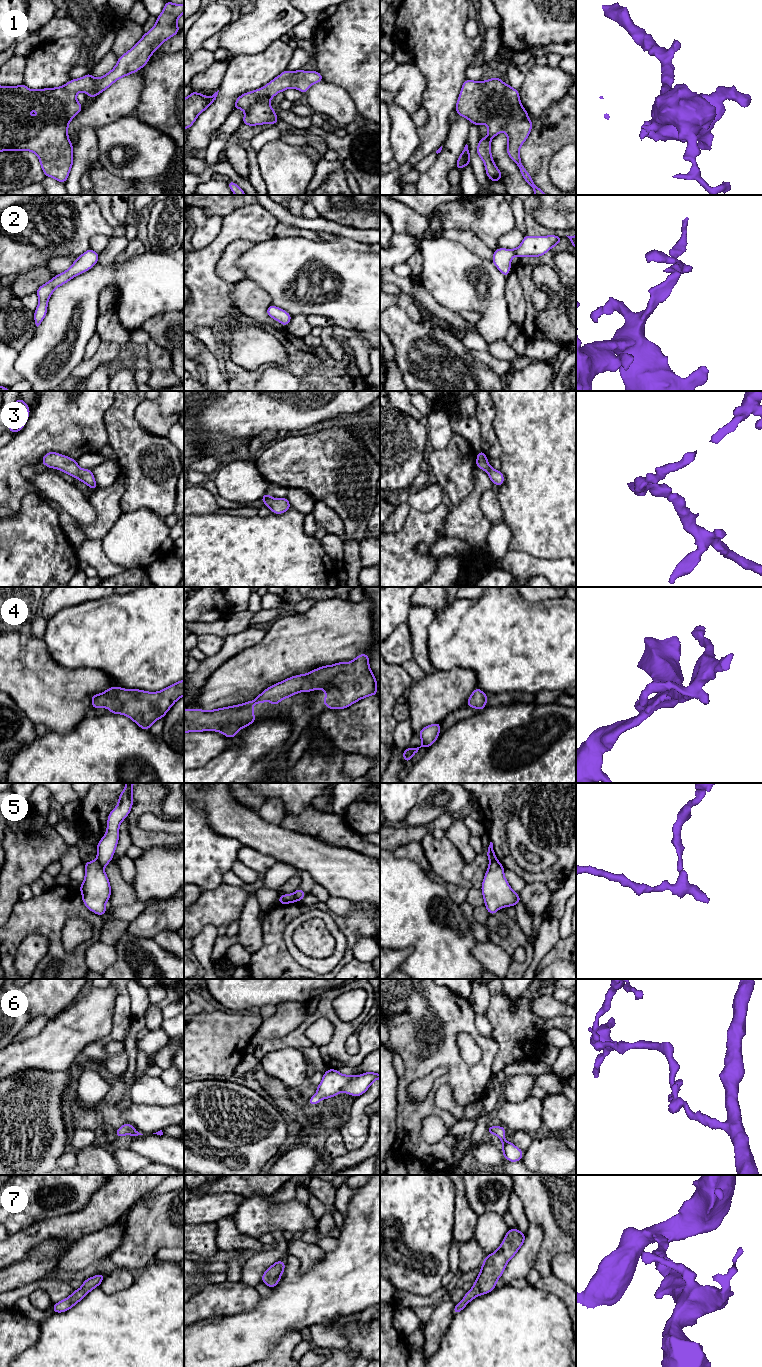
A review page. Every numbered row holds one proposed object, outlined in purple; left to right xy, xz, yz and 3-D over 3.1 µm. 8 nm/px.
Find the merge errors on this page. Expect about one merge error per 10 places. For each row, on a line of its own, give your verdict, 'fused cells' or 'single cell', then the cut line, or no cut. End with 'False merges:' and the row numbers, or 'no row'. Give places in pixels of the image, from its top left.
1: single cell | no cut
2: single cell | no cut
3: single cell | no cut
4: single cell | no cut
5: fused cells | xz (293, 893), (299, 900)
6: single cell | no cut
7: single cell | no cut
False merges: 5

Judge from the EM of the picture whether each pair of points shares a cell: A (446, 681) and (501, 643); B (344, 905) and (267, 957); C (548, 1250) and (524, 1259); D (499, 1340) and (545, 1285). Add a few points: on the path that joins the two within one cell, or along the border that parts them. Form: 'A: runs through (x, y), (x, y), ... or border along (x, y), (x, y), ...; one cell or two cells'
A: border along (442, 670), (470, 668), (477, 685); two cells
B: border along (325, 902), (336, 914), (346, 917), (353, 916); two cells
C: border along (543, 1231), (543, 1240), (532, 1266); two cells
D: border along (534, 1285), (541, 1290), (556, 1295), (562, 1300); two cells

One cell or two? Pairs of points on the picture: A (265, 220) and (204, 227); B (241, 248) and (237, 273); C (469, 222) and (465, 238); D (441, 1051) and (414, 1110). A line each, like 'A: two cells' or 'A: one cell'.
A: two cells
B: one cell
C: two cells
D: one cell

